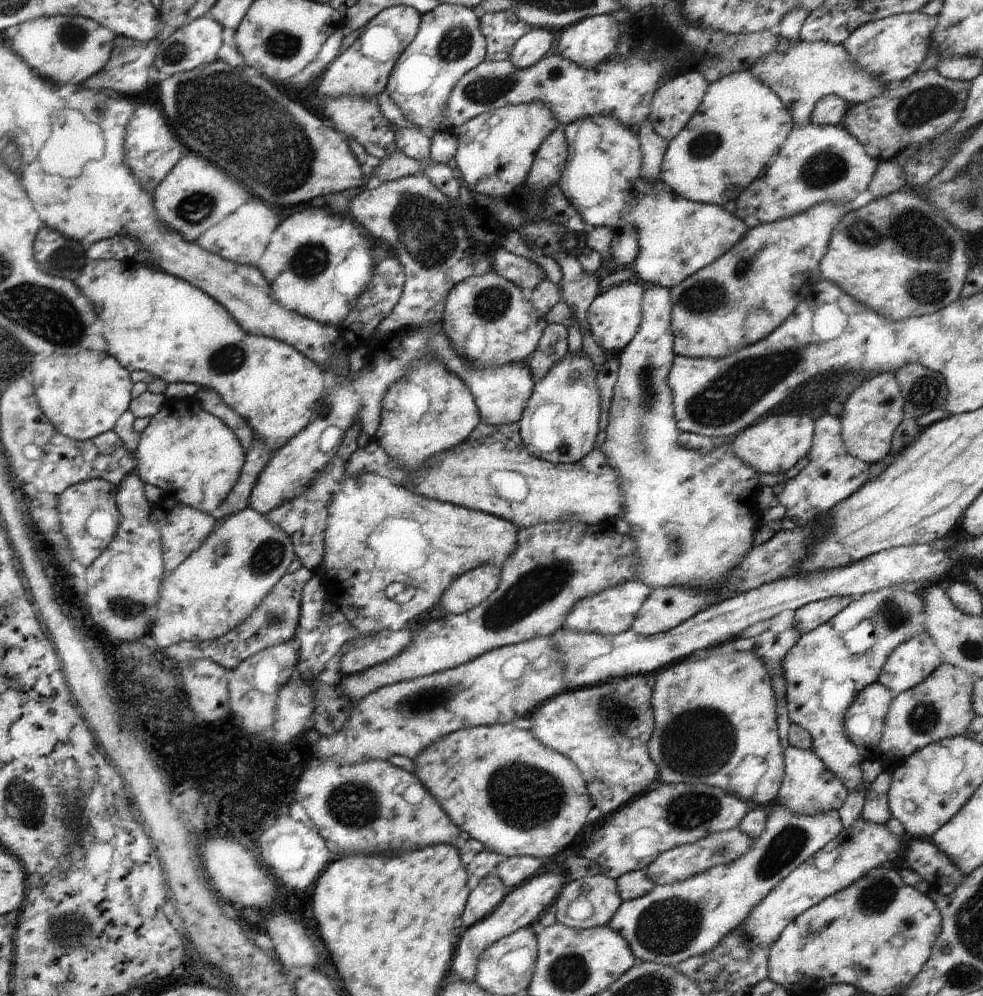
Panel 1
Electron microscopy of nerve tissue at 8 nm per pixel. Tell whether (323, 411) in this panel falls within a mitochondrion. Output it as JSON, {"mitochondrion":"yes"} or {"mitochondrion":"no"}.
{"mitochondrion":"no"}

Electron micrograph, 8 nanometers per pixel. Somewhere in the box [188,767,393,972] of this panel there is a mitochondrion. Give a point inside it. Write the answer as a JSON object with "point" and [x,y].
{"point":[351,804]}

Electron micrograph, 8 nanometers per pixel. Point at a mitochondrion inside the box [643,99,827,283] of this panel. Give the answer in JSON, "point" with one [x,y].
{"point":[703,145]}

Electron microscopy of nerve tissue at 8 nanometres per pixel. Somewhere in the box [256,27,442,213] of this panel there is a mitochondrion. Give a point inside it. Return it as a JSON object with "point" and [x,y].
{"point":[281,45]}

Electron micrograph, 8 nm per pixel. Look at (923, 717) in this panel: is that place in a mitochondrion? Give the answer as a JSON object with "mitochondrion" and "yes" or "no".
{"mitochondrion":"yes"}

